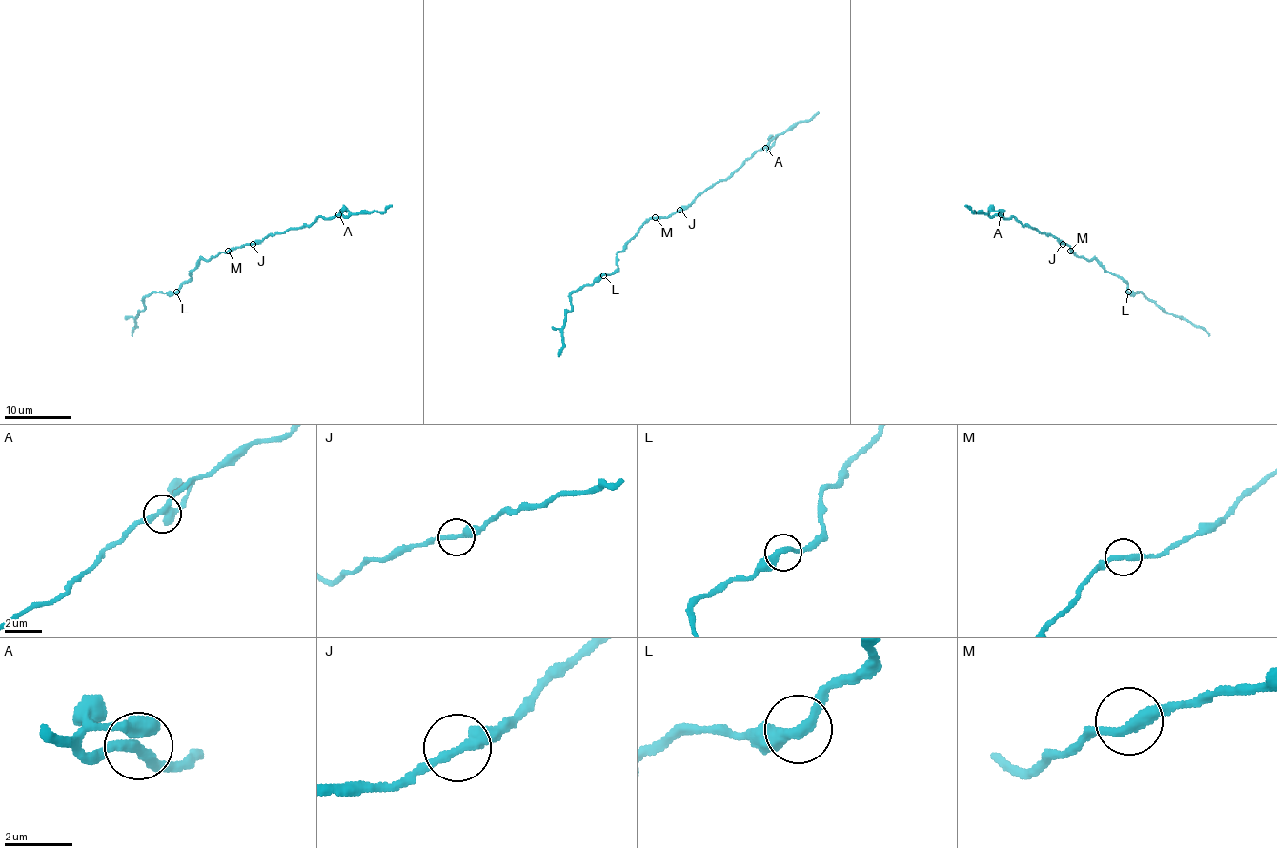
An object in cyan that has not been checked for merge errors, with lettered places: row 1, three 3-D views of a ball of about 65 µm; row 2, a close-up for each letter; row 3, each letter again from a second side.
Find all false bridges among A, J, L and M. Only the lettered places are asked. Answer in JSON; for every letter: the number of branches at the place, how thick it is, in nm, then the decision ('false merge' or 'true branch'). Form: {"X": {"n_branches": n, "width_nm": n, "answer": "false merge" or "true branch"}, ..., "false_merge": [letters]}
{"A": {"n_branches": 4, "width_nm": 300, "answer": "true branch"}, "J": {"n_branches": 2, "width_nm": 320, "answer": "true branch"}, "L": {"n_branches": 2, "width_nm": 340, "answer": "true branch"}, "M": {"n_branches": 2, "width_nm": 320, "answer": "true branch"}, "false_merge": []}

